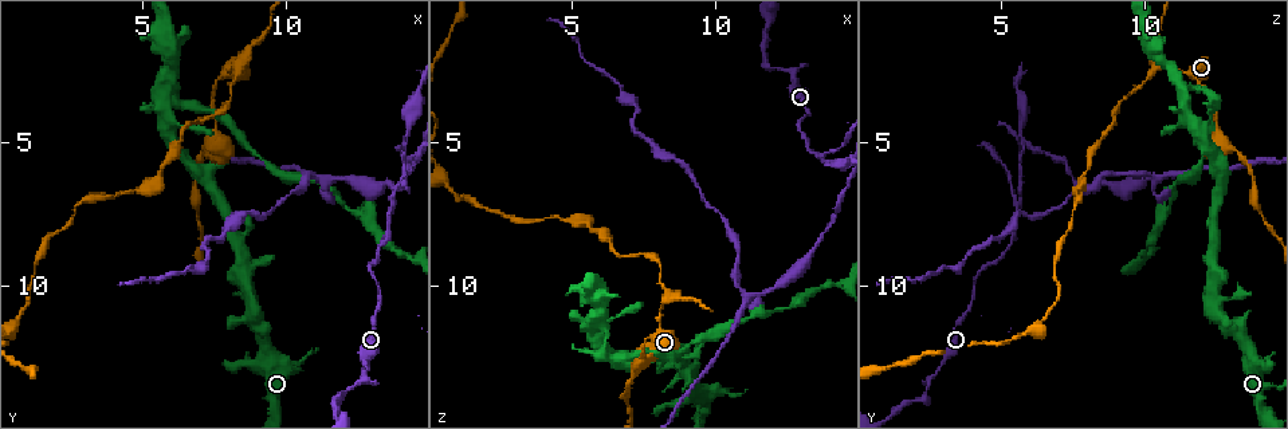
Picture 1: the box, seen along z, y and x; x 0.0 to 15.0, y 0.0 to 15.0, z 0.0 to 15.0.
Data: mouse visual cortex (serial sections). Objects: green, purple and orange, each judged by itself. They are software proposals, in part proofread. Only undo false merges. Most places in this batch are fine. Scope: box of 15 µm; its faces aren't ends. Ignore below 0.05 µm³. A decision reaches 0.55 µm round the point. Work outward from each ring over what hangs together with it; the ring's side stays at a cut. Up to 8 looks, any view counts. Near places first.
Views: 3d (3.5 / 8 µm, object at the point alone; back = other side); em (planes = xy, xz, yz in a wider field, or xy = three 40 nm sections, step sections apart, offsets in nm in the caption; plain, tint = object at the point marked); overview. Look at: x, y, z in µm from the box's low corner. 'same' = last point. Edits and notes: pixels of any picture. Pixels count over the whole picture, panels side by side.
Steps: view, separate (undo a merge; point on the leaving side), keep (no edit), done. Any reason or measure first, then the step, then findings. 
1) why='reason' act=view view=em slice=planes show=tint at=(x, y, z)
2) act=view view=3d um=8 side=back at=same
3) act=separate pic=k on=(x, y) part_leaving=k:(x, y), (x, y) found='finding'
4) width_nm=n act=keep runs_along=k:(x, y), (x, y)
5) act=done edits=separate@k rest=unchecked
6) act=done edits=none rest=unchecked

why='three arms meet' act=view view=em slice=planes show=tint at=(8.3, 2.4, 10.5)

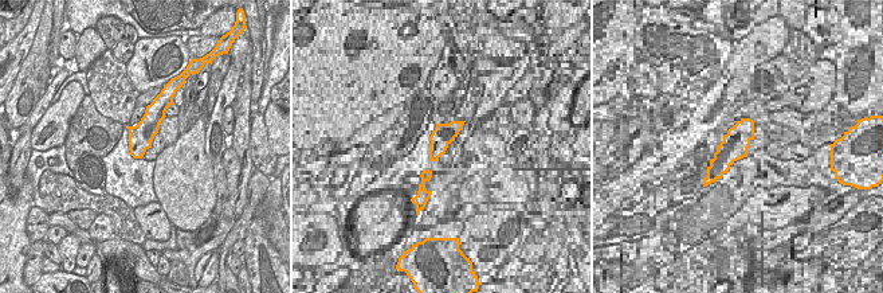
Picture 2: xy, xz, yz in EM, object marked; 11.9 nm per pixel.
why='see where the arms go' act=view view=3d um=3.5 at=same

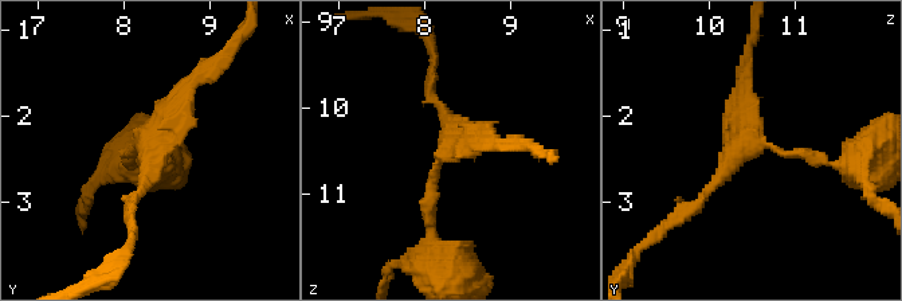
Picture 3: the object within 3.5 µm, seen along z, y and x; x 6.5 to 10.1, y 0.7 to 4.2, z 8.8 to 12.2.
arms=3 act=keep runs_along=3:(830, 164), (744, 144), (697, 206) found='all the same cell'

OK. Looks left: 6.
why='arms run side by side' act=view view=3d um=3.5 at=(13.8, 7.1, 5.6)

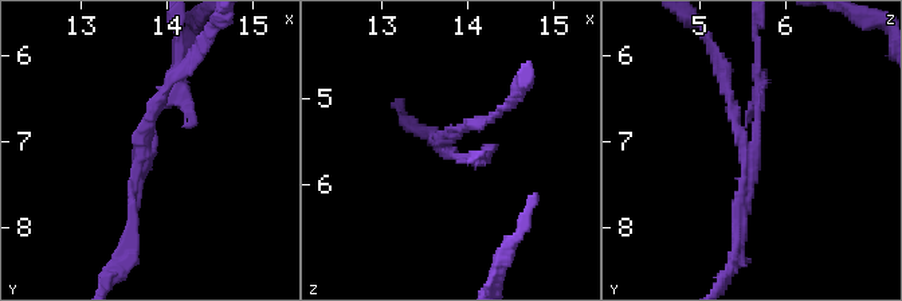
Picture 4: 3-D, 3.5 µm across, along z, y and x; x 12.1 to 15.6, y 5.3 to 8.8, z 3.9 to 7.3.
arms=3 arm_widths_nm=150,150,200 why='shape alone is not enough' act=view view=em slice=xy step=3 show=plain at=(13.70, 7.10, 5.65)

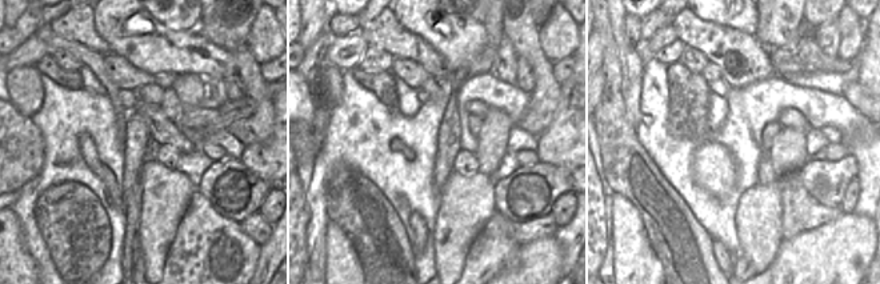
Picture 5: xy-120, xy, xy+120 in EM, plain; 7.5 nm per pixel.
act=view view=em slice=xy step=3 show=tint at=same

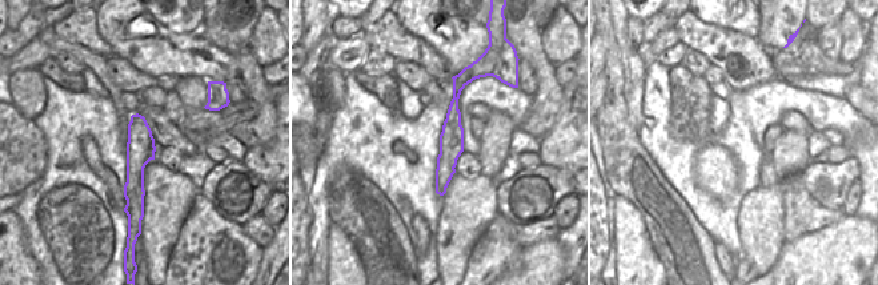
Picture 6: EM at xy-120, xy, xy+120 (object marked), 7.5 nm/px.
act=separate pic=4 on=(726, 88) part_leaving=4:(736, 128), (725, 66), (709, 36) found='a second cell is stuck on'

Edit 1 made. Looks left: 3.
why='sharp bend' act=view view=3d um=3.5 side=back at=(11.8, 14.0, 2.3)

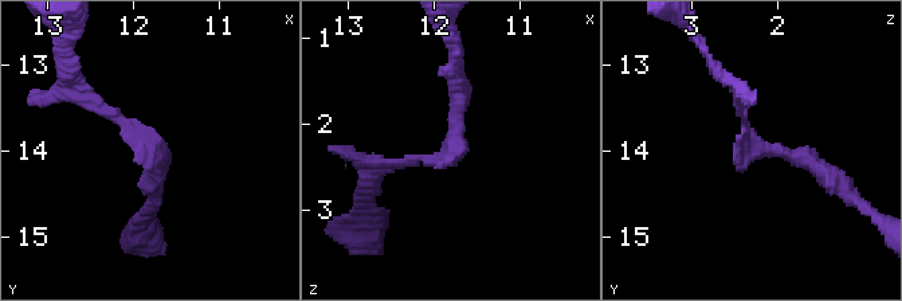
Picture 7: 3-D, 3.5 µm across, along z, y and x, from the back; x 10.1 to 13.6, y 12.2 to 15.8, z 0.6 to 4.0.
arm_widths_nm=150,200 why='now the EM' act=view view=em slice=planes show=tint at=(11.70, 14.00, 2.25)

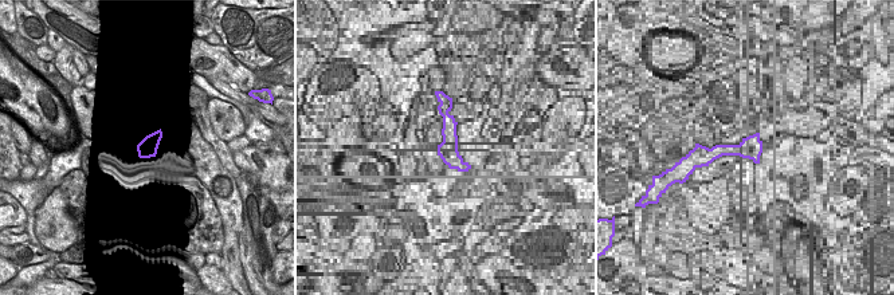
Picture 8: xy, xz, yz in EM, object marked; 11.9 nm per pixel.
act=keep found='continuous, no second cell'

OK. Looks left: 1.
act=done edits=separate@4 rest=unchecked

